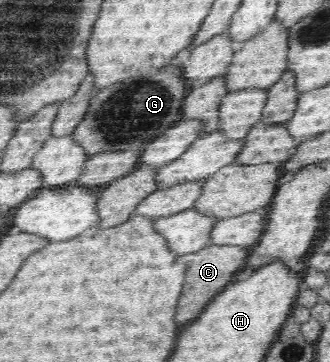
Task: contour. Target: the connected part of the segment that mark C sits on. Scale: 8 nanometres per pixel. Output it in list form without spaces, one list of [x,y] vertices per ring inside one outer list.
[[[208,245],[198,252],[192,254],[184,254],[178,256],[178,262],[186,264],[186,282],[184,282],[184,290],[182,296],[178,300],[178,314],[176,314],[176,322],[186,324],[190,320],[196,320],[200,316],[200,312],[206,308],[206,304],[218,296],[235,273],[239,273],[244,268],[244,264],[249,255],[249,248],[238,246],[211,246]]]

